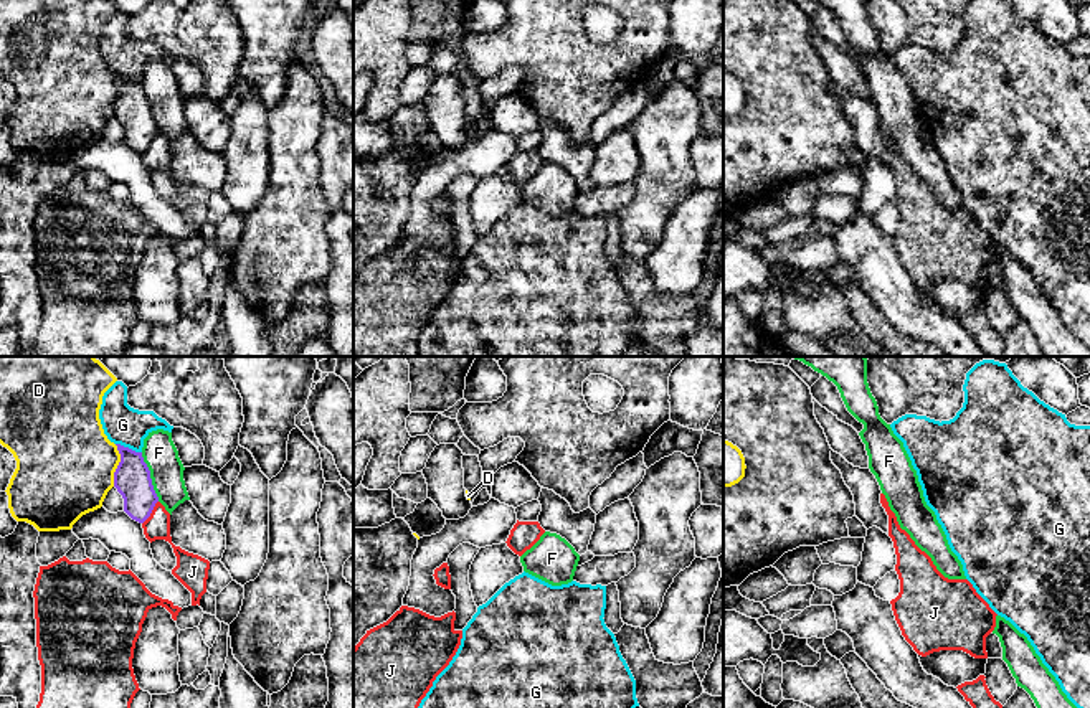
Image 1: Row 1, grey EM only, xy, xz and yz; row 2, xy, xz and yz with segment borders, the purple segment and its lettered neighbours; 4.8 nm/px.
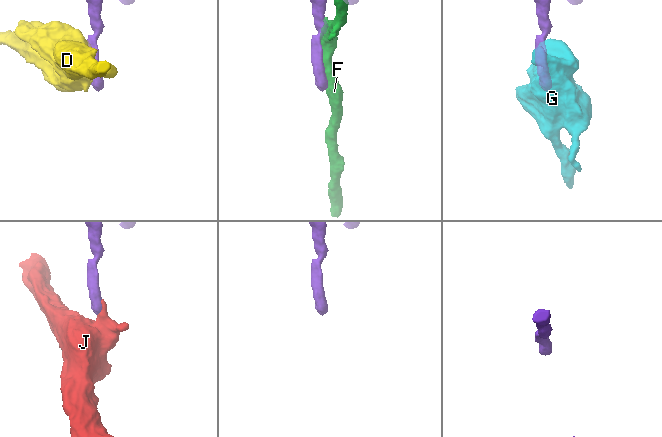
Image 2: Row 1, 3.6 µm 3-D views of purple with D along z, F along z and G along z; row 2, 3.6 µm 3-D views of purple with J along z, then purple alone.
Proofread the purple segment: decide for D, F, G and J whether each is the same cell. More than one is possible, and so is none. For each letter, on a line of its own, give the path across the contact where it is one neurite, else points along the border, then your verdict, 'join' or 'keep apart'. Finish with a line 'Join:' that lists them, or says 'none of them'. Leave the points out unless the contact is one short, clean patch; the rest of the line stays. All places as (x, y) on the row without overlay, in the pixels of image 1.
D: keep apart
F: keep apart
G: keep apart
J: along xy (157, 131), (151, 146), (142, 154) | keep apart
Join: none of them

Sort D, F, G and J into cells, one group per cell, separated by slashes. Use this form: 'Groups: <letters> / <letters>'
Groups: D / F / G / J

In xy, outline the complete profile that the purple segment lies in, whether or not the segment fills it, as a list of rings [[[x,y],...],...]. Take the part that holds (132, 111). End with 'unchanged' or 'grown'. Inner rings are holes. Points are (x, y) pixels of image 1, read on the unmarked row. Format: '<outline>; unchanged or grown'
[[[116,74],[121,92],[114,102],[114,117],[124,129],[124,142],[135,152],[144,153],[159,127],[154,120],[150,101],[142,83]]]; unchanged

